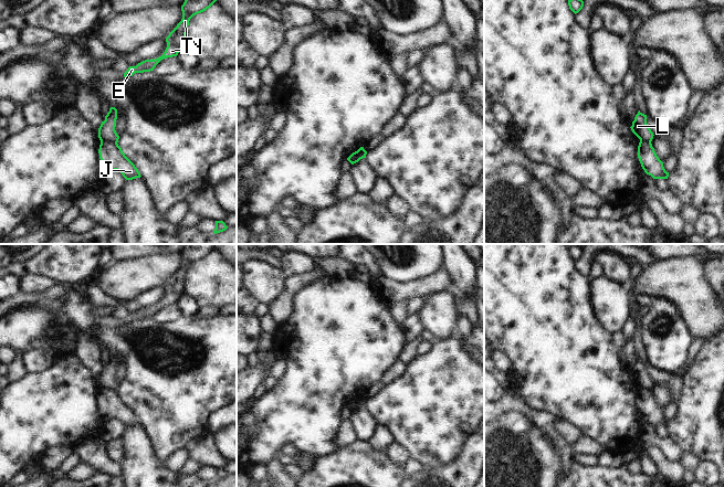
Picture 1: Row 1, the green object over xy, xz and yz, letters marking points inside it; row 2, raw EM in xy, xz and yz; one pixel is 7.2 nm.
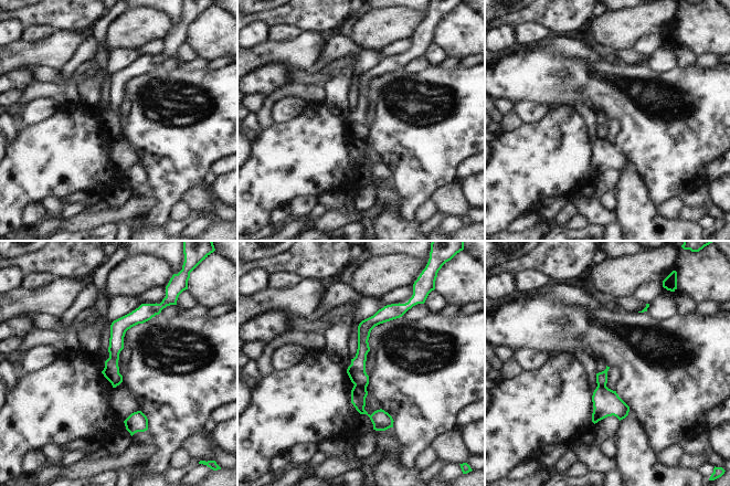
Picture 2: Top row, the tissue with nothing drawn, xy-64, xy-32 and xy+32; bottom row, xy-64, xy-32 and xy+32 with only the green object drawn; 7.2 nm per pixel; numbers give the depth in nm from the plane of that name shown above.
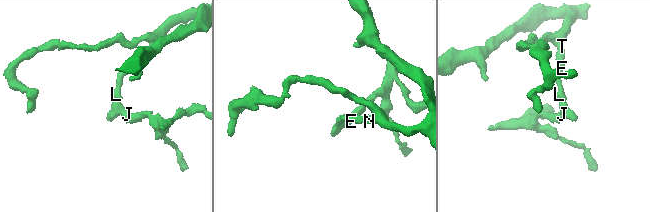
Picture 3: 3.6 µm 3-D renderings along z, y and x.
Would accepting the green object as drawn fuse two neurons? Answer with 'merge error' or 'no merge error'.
merge error

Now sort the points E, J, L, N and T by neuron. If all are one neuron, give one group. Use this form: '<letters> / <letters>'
E L N T / J

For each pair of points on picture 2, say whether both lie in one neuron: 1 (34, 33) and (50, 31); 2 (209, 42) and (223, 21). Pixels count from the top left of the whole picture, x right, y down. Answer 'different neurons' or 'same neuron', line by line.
1: same neuron
2: same neuron

